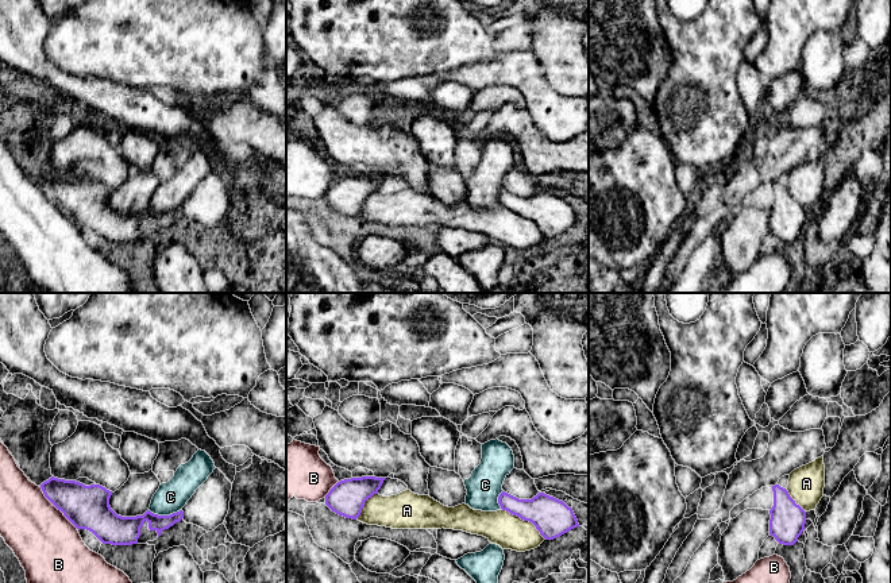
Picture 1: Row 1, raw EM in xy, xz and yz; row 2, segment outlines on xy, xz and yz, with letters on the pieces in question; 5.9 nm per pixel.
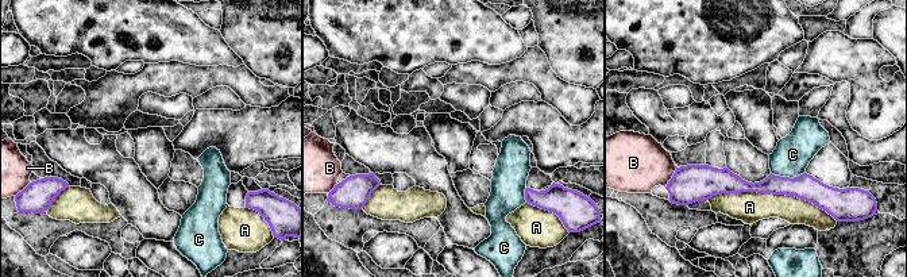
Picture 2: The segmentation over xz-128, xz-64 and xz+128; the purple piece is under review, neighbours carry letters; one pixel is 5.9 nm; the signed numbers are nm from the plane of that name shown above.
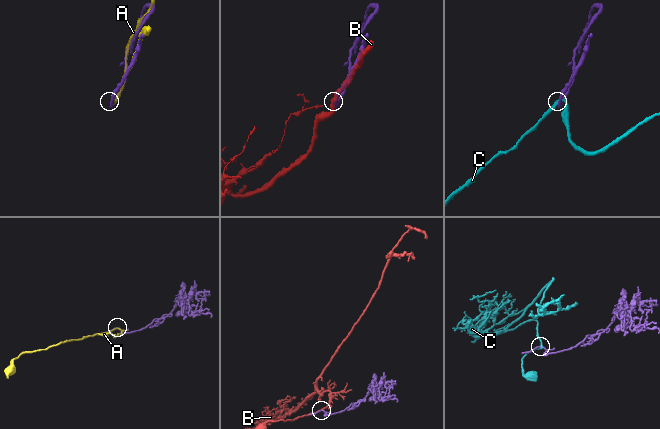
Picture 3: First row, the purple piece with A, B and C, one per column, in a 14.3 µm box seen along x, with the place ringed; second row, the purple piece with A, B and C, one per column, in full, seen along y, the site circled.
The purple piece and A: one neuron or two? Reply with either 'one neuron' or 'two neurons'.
one neuron

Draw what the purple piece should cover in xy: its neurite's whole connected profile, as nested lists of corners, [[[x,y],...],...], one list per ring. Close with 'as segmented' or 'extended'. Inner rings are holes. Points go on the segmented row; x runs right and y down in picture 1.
[[[51,476],[40,484],[40,489],[77,529],[92,532],[103,544],[138,544],[144,521],[159,537],[165,529],[184,518],[182,510],[170,516],[158,516],[150,510],[136,517],[117,516],[109,506],[112,491],[100,484],[85,486],[76,480]]]; as segmented

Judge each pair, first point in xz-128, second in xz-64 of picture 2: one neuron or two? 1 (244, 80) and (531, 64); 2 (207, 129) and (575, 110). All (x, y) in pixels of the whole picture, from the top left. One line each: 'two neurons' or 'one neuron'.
1: one neuron
2: two neurons

